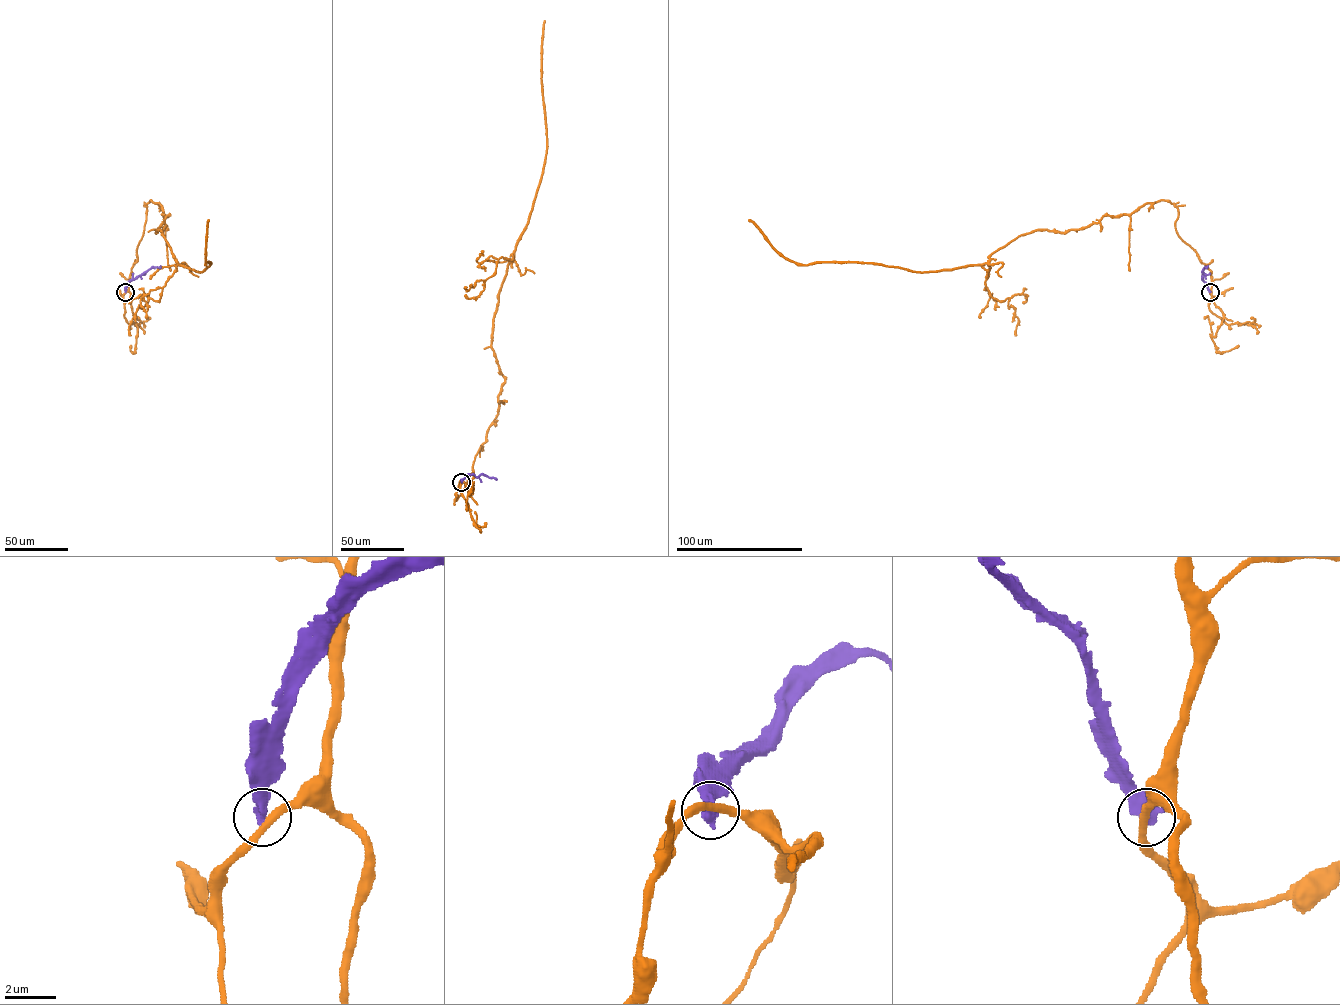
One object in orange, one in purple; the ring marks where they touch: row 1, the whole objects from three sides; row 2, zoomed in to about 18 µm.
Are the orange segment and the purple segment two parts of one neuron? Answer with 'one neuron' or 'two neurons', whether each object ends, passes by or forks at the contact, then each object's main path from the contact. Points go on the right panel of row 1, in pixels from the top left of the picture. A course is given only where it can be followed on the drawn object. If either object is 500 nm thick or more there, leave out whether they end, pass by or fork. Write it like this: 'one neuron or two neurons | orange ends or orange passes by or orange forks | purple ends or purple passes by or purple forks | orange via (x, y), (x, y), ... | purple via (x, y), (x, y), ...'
two neurons | orange via (1209, 292), (1210, 271), (1178, 236), (1169, 201), (1033, 230), (982, 264), (924, 272), (795, 263), (749, 219) | purple via (1209, 292), (1202, 279), (1205, 275), (1202, 270), (1207, 267)

